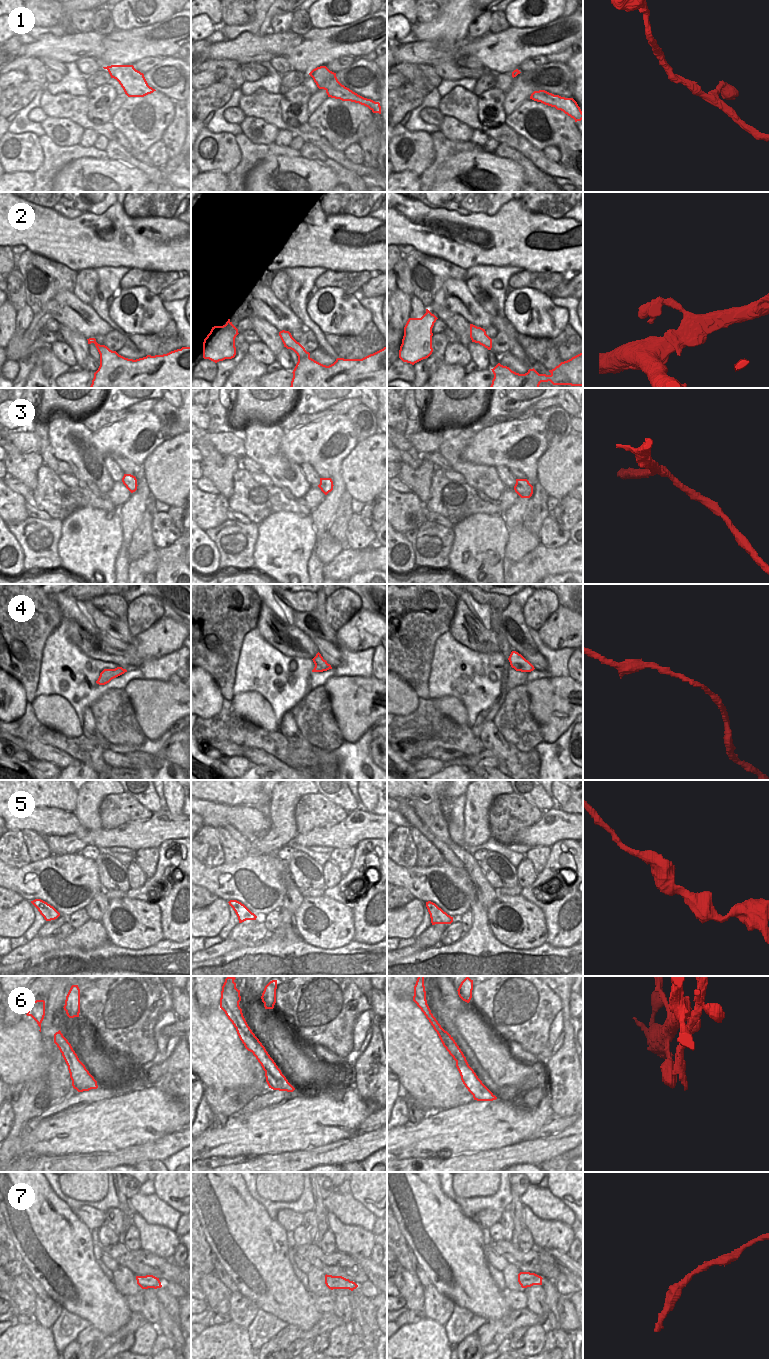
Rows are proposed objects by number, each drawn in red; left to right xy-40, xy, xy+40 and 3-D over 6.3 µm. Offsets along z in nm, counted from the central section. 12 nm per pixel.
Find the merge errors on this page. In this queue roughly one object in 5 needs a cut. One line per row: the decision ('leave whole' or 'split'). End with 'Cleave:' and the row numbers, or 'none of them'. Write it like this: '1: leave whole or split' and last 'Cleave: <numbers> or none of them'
1: leave whole
2: split
3: leave whole
4: leave whole
5: leave whole
6: split
7: leave whole
Cleave: 2, 6

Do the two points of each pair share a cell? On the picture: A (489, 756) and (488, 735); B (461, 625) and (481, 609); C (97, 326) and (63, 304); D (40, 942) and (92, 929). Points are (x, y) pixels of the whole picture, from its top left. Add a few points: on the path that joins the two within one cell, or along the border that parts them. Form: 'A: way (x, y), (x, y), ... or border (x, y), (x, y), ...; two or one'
A: border (484, 748), (492, 751), (497, 757), (497, 767); two
B: border (478, 618), (485, 627), (491, 628); two
C: way (89, 324), (71, 311); one
D: way (53, 943), (66, 943), (79, 938); one

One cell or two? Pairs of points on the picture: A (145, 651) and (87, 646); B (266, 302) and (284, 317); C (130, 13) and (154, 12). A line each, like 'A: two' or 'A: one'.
A: one
B: one
C: one

